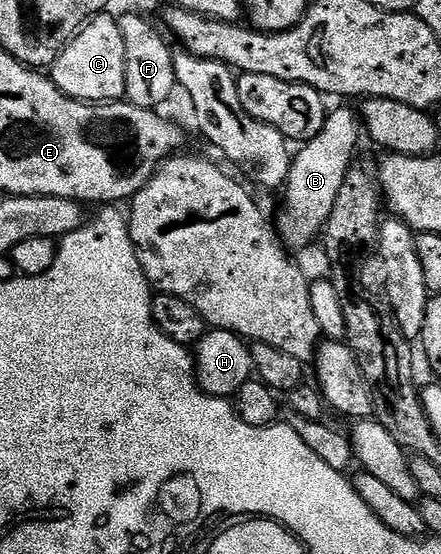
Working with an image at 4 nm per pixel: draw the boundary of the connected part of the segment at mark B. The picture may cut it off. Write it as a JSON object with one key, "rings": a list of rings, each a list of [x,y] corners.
{"rings":[[[332,109],[325,120],[325,128],[321,128],[321,132],[317,132],[317,136],[313,136],[313,140],[302,143],[298,147],[299,154],[297,150],[292,157],[287,184],[281,190],[283,207],[279,210],[280,218],[279,226],[277,222],[277,230],[281,235],[284,247],[290,248],[292,251],[303,250],[314,238],[316,241],[322,235],[323,228],[329,220],[329,212],[333,212],[333,204],[341,193],[341,184],[345,184],[345,176],[353,169],[354,162],[351,161],[354,160],[355,149],[359,146],[359,134],[361,138],[361,118],[356,111],[354,114],[351,110]]]}

